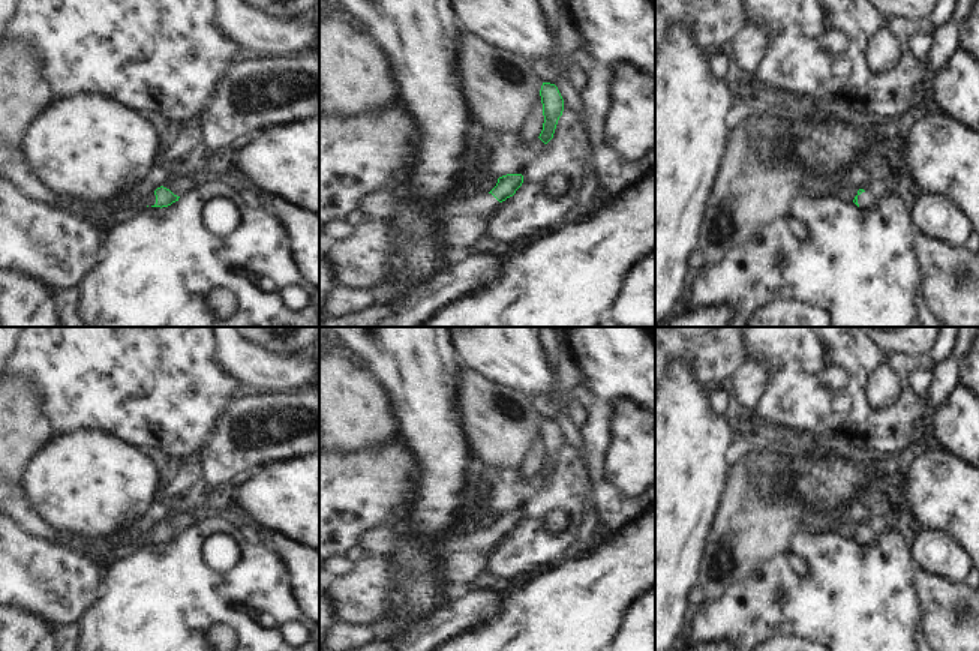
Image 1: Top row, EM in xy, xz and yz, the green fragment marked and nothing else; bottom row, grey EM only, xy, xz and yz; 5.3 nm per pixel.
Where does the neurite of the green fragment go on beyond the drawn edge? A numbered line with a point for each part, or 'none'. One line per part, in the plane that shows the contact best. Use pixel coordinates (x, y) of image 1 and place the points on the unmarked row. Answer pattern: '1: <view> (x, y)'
1: yz (867, 537)

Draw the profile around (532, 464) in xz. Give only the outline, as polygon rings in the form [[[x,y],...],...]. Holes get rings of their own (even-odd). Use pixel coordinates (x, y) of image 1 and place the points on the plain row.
[[[538,438],[529,454],[526,456],[525,462],[522,464],[522,466],[519,468],[522,476],[526,480],[532,480],[535,478],[535,476],[540,472],[541,466],[543,466],[543,459],[544,459],[544,452],[543,452],[543,440]]]

